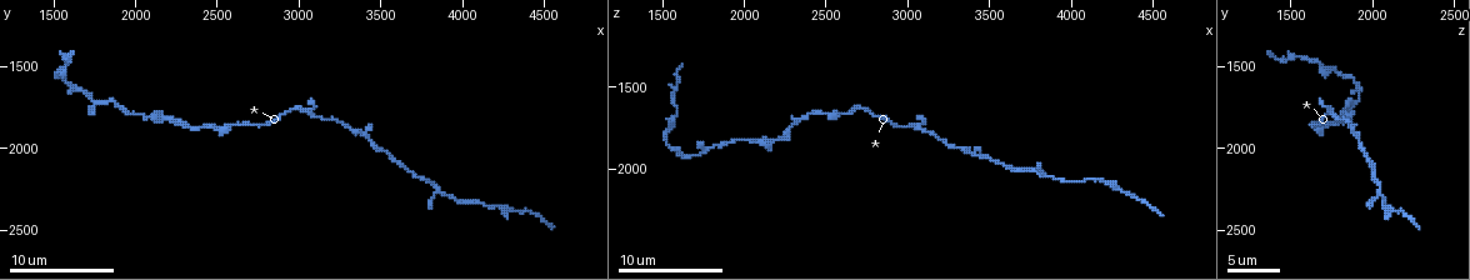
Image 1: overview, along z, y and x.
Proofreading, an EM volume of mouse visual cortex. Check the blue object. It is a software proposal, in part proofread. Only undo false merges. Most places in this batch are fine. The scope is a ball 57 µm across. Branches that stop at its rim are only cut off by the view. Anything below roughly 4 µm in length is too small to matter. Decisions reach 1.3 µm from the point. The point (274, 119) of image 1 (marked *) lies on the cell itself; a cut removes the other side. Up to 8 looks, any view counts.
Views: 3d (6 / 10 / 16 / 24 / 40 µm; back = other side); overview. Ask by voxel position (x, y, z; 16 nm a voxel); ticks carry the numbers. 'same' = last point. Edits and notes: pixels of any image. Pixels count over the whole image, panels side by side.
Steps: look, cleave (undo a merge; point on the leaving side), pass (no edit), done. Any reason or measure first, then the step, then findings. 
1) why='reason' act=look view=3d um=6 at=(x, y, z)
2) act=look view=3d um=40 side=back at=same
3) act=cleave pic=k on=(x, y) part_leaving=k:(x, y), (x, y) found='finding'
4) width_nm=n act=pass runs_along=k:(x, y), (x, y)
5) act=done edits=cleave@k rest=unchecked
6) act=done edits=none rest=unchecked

why='side arm on a straight run' act=look view=3d um=10 at=(3460, 1960, 1920)

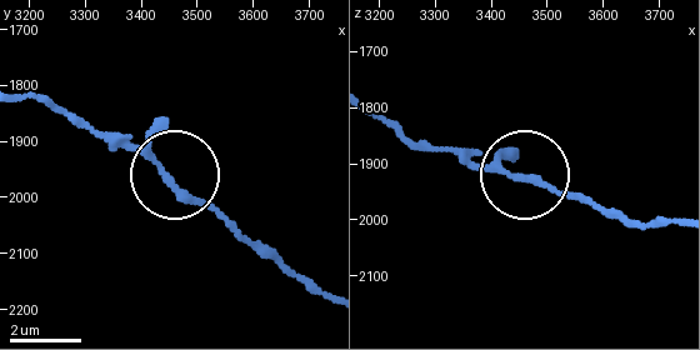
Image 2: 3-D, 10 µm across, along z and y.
width_nm=160 act=pass runs_along=2:(373, 110), (416, 144), (584, 198) found='continuous, no second cell'

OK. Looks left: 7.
why='sudden change in width' act=look view=3d um=6 at=(4180, 2340, 2080)

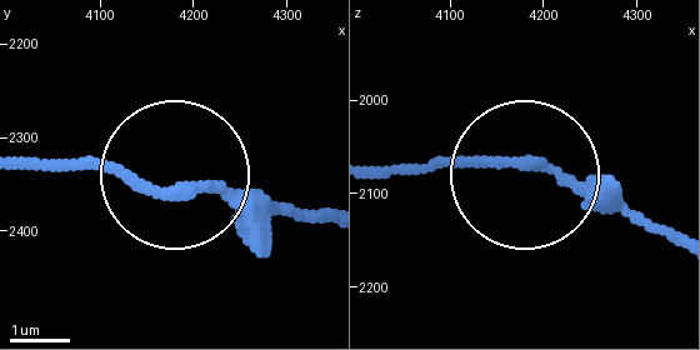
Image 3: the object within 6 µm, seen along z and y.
act=look view=3d um=6 side=back at=(4185, 2360, 2065)

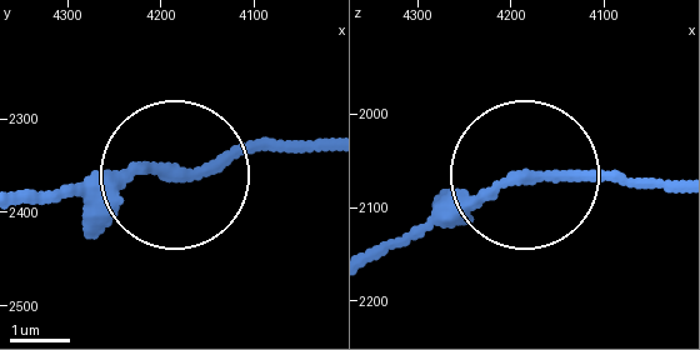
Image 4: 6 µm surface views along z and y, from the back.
width_nm=180 act=pass runs_along=4:(329, 138), (20, 196) found='one cell here'

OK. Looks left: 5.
why='thin arm on a thick one' act=look view=3d um=6 at=(3100, 1800, 1780)

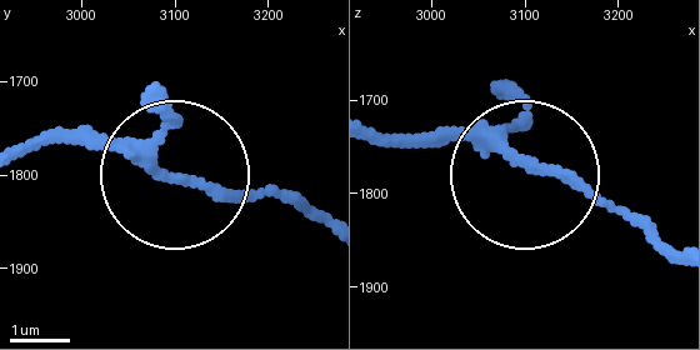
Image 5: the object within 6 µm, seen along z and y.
width_nm=140 act=pass runs_along=5:(33, 148), (123, 138), (181, 178), (326, 211) found='continuous, no second cell'

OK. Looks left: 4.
why='thick turns thin' act=look view=3d um=10 at=(2040, 1800, 1820)

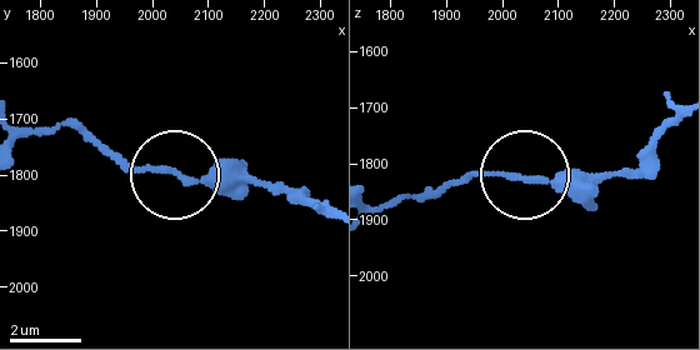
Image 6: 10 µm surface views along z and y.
act=pass runs_along=6:(325, 211), (253, 179), (128, 170), (95, 146) found='all the same cell'

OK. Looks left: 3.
act=done edits=none rest=unchecked

